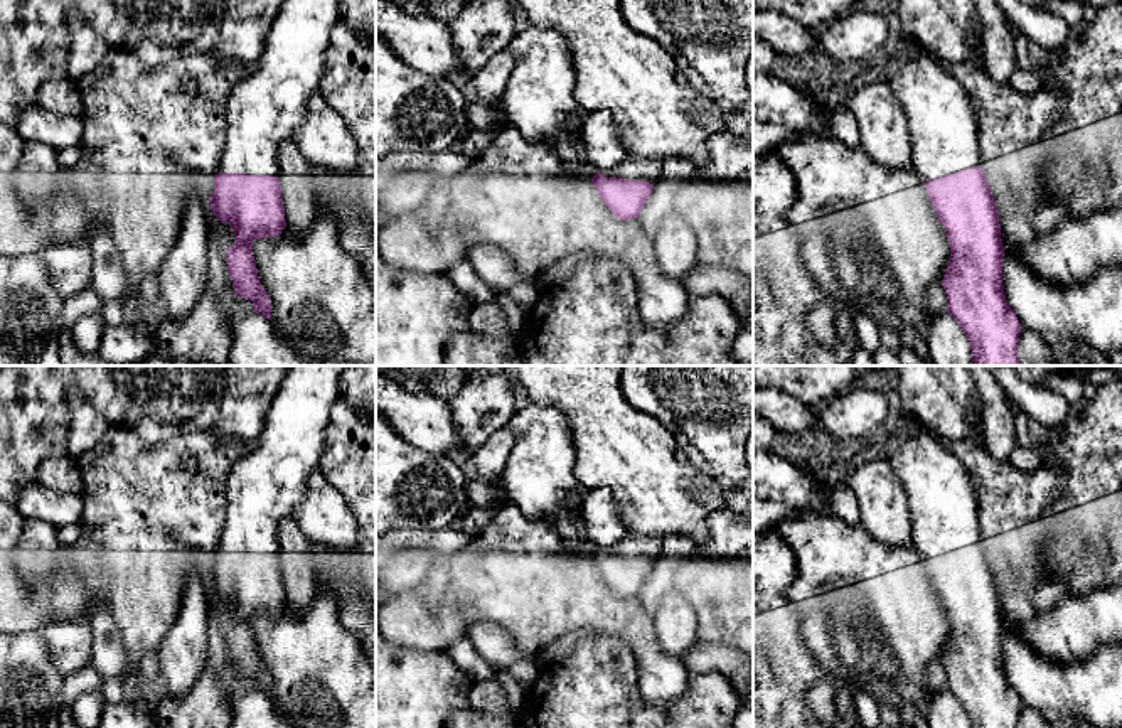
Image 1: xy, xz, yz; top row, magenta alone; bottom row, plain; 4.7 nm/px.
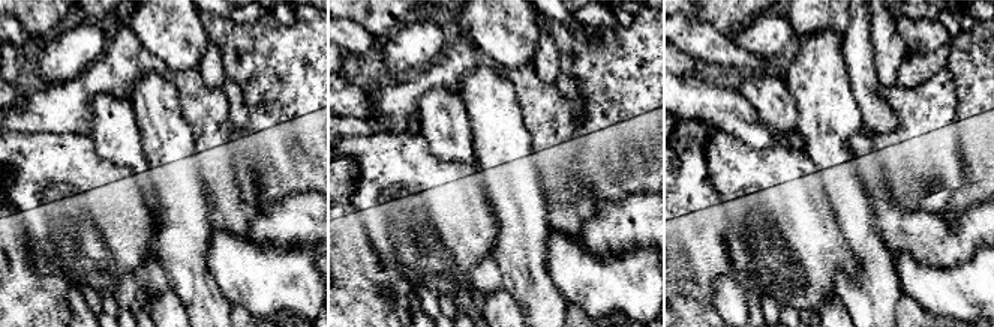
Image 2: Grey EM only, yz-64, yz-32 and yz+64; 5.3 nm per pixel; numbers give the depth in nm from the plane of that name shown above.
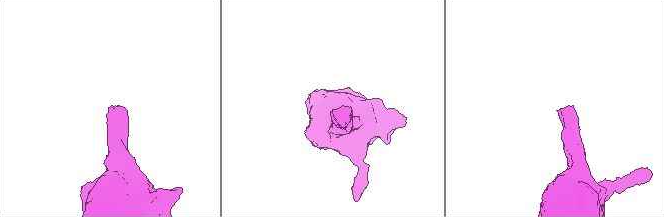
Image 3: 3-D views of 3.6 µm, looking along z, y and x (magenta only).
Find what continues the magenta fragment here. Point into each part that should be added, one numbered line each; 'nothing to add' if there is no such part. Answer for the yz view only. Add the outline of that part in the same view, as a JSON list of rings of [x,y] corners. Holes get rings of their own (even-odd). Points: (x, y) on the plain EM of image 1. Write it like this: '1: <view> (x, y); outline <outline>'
1: yz (944, 508); outline [[[923,426],[890,460],[911,511],[911,536],[922,558],[979,544],[979,506],[954,443]]]

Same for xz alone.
1: xz (632, 545); outline [[[628,533],[615,546],[600,551],[605,556],[617,554],[625,558],[642,558],[647,561],[655,561],[657,556],[662,553],[662,539]]]

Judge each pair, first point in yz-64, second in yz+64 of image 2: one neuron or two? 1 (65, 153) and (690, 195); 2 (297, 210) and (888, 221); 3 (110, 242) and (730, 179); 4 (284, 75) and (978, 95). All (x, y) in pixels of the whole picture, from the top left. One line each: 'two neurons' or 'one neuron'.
1: two neurons
2: one neuron
3: one neuron
4: one neuron

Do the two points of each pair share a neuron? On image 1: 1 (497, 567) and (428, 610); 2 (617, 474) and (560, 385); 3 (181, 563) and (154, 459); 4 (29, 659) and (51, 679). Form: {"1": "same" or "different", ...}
{"1": "same", "2": "same", "3": "same", "4": "same"}

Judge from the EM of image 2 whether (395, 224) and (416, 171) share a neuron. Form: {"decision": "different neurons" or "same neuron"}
{"decision": "same neuron"}

